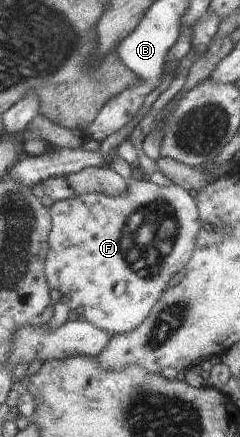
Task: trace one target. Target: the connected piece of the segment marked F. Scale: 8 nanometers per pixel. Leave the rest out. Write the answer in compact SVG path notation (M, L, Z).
M135 177L128 181L124 194L111 197L100 193L86 193L66 200L54 201L47 210L51 220L51 230L49 230L48 234L49 252L45 256L45 266L43 266L45 282L47 282L49 289L59 292L60 296L67 296L67 299L71 300L71 302L68 302L70 306L73 306L73 308L81 306L83 312L80 319L88 322L91 326L95 326L95 328L99 328L99 330L105 330L109 336L125 334L125 332L137 328L145 320L145 316L149 314L153 303L159 300L169 280L174 274L185 268L185 264L191 258L197 232L201 228L201 220L199 220L193 194L176 186L174 183L165 187L157 186L157 184L153 184L145 177Z

